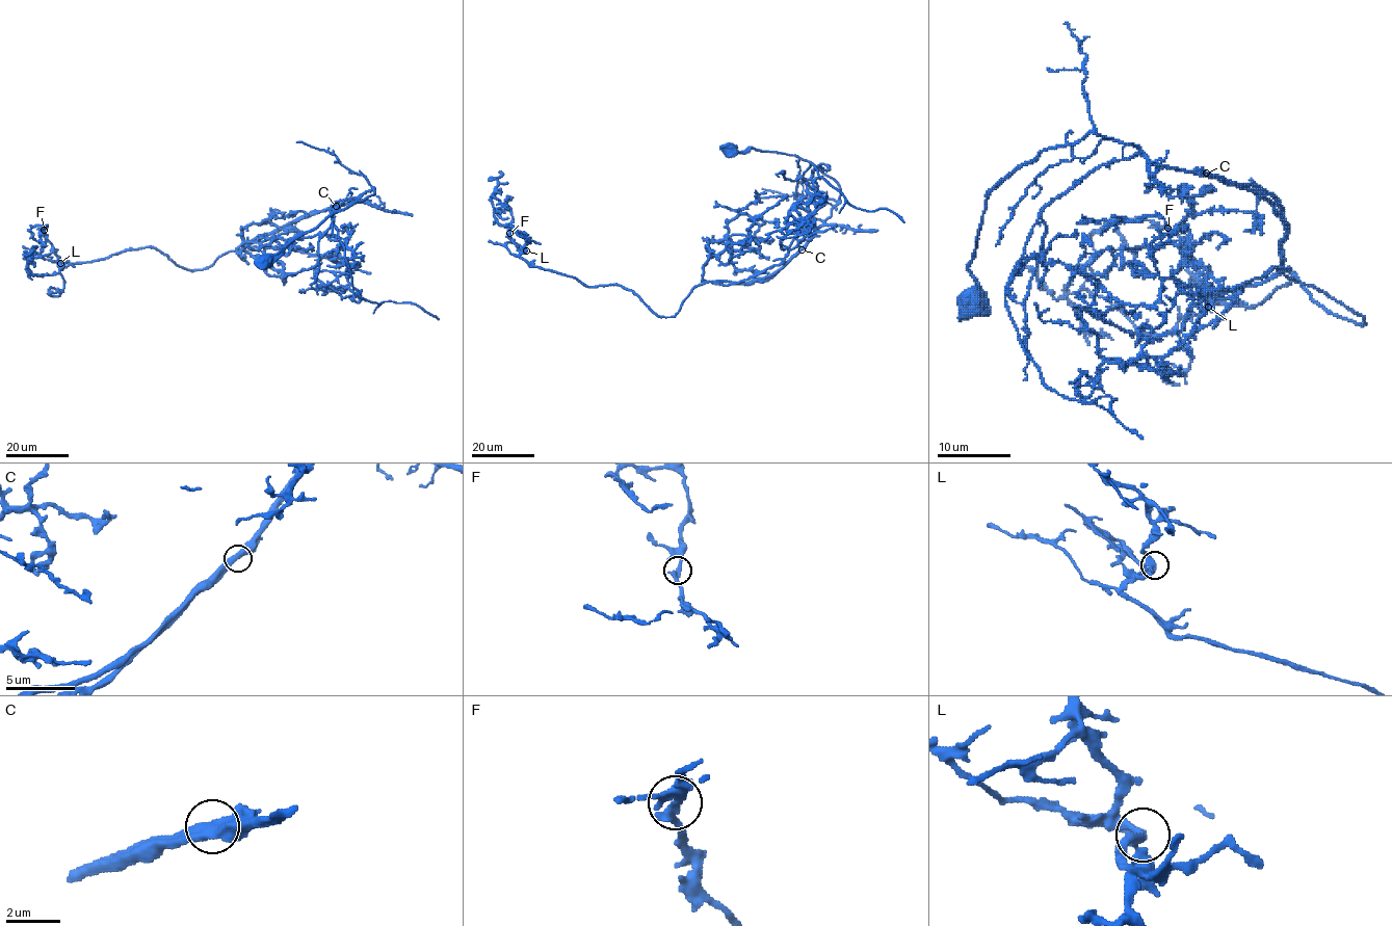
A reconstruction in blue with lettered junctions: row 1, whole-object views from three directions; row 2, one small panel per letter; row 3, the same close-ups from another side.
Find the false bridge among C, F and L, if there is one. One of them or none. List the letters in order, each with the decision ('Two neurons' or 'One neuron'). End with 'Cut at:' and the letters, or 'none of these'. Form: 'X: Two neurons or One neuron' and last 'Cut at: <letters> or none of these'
C: Two neurons
F: One neuron
L: One neuron
Cut at: C

